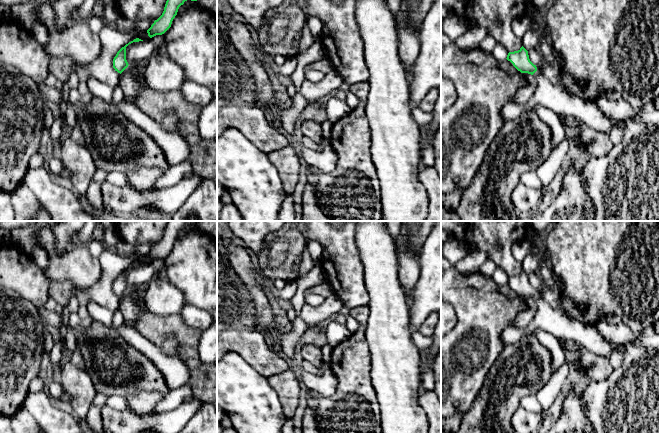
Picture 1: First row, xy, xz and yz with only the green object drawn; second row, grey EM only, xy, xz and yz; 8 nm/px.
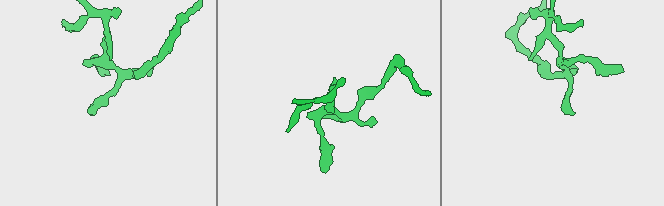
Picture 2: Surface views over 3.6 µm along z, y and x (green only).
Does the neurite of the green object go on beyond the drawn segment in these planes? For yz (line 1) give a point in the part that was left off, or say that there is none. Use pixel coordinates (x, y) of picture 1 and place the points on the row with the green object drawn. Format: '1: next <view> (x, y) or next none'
1: next yz (556, 98)

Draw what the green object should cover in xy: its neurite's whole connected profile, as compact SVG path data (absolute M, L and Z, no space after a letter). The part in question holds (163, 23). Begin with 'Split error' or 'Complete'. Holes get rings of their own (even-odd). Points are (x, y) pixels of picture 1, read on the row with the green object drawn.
Complete. M167 0L162 15L147 30L150 38L164 34L172 24L178 9L187 0Z

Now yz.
Split error. M523 46L518 51L509 52L506 59L521 73L531 74L538 86L525 105L517 103L505 105L502 109L504 120L519 118L525 111L534 111L536 106L541 105L550 108L557 115L577 118L587 126L601 132L608 133L613 126L624 128L625 121L605 117L594 102L579 98L562 86L553 85L530 61L528 51Z

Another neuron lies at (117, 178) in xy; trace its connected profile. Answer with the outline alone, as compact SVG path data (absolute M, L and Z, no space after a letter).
M117 171L108 172L106 182L118 186L130 186L126 176L123 173Z

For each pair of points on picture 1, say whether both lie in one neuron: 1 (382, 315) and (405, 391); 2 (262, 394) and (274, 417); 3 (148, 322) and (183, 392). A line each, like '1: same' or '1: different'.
1: same
2: same
3: different

